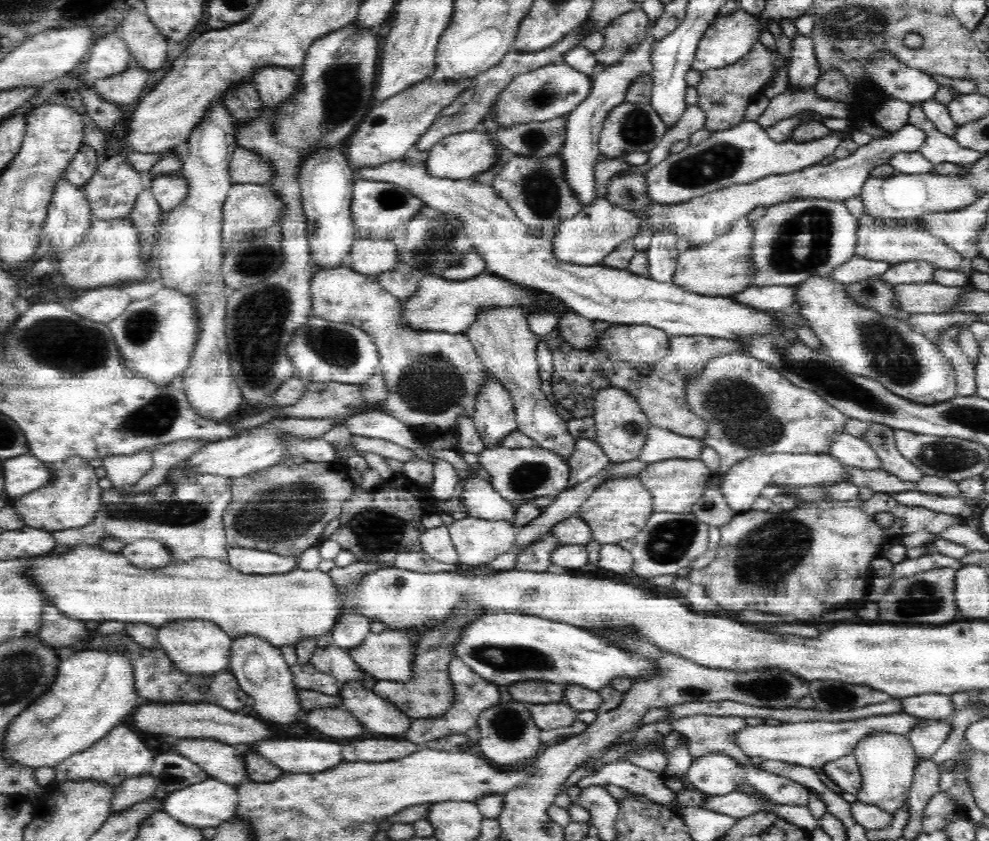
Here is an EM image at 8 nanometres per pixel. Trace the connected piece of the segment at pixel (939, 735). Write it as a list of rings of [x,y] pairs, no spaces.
[[[922,719],[922,722],[916,724],[916,728],[908,736],[917,758],[933,760],[934,752],[948,738],[950,731],[951,726],[943,720]]]

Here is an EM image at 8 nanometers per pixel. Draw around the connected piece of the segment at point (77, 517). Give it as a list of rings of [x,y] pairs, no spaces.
[[[76,455],[60,462],[46,462],[44,467],[49,472],[50,481],[14,502],[14,508],[24,518],[26,526],[52,532],[89,523],[102,504],[102,489],[98,485],[101,472]]]

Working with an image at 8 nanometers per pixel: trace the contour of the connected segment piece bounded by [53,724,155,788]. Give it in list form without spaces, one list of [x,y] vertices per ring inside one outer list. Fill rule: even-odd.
[[[126,724],[112,728],[104,738],[98,739],[90,748],[82,750],[69,759],[53,766],[55,772],[55,782],[71,780],[72,778],[84,777],[93,780],[104,780],[110,782],[116,788],[120,786],[126,778],[136,776],[136,774],[148,774],[153,765],[152,752],[140,742],[136,732],[126,728]]]

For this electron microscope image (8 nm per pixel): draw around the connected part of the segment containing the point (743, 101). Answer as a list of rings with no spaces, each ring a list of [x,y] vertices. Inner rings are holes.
[[[756,43],[742,58],[725,67],[708,69],[702,72],[700,82],[695,89],[699,99],[697,105],[706,113],[704,129],[724,131],[738,126],[745,120],[745,110],[761,95],[774,76],[774,70],[788,66],[789,61],[778,51],[770,51],[762,43]]]

